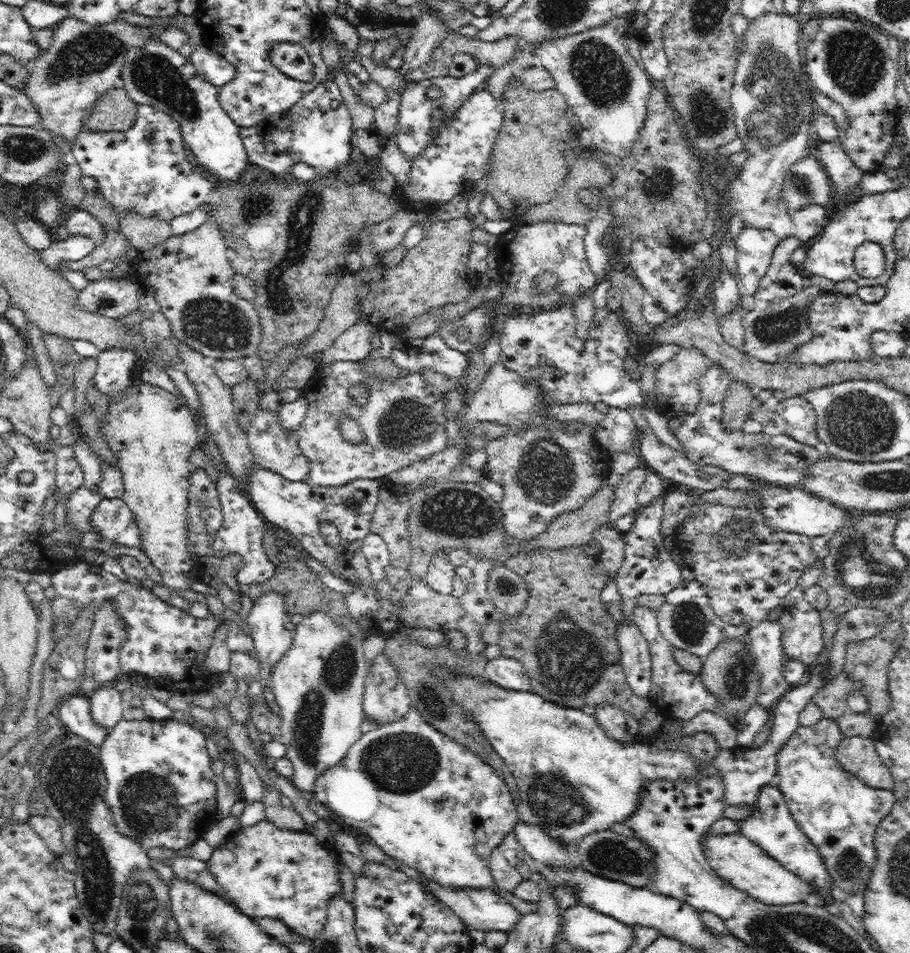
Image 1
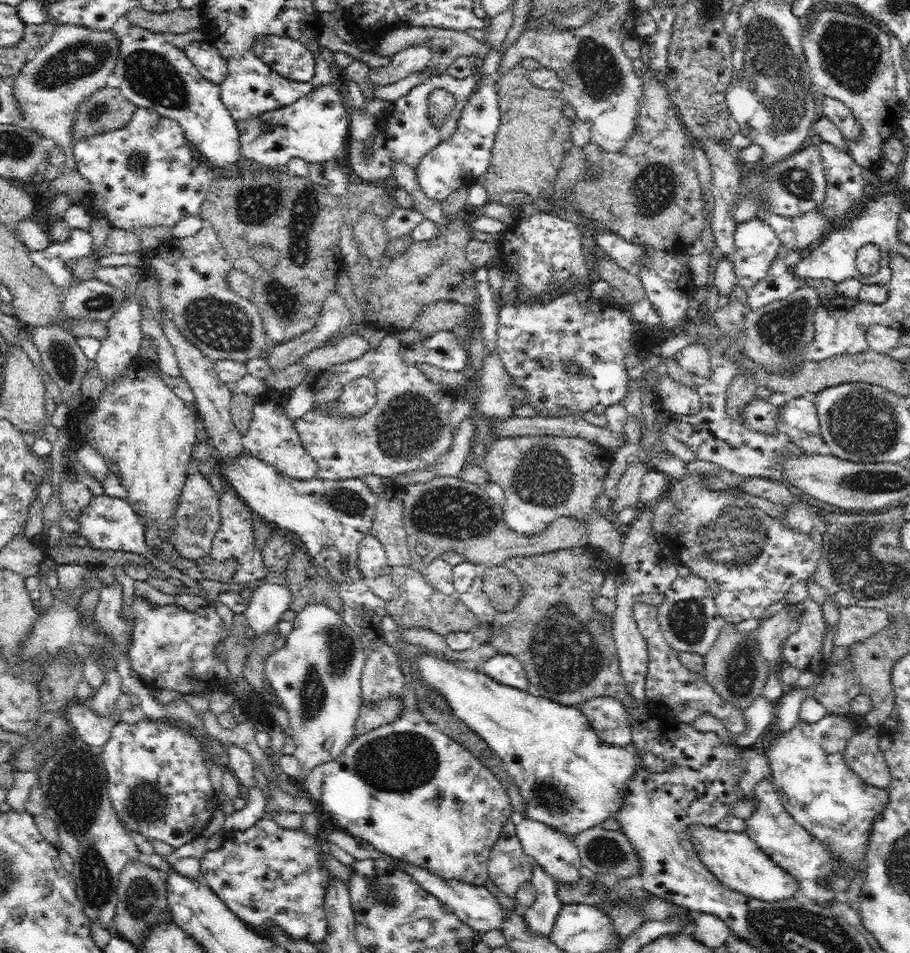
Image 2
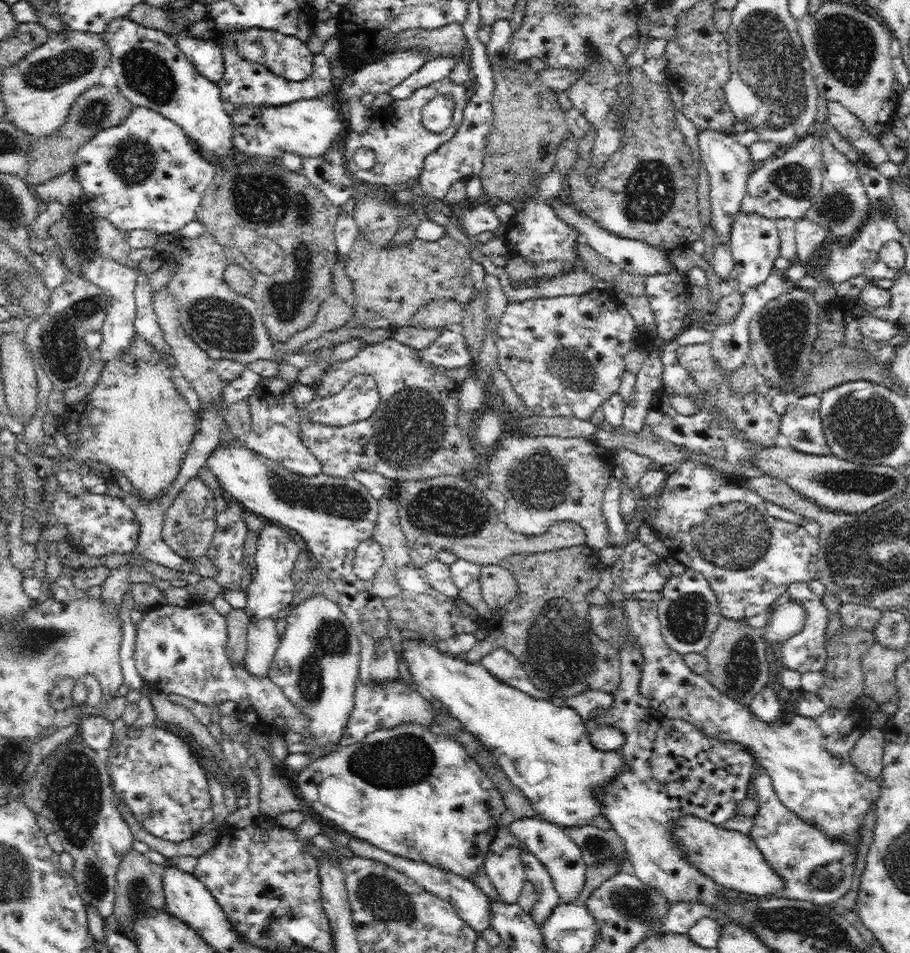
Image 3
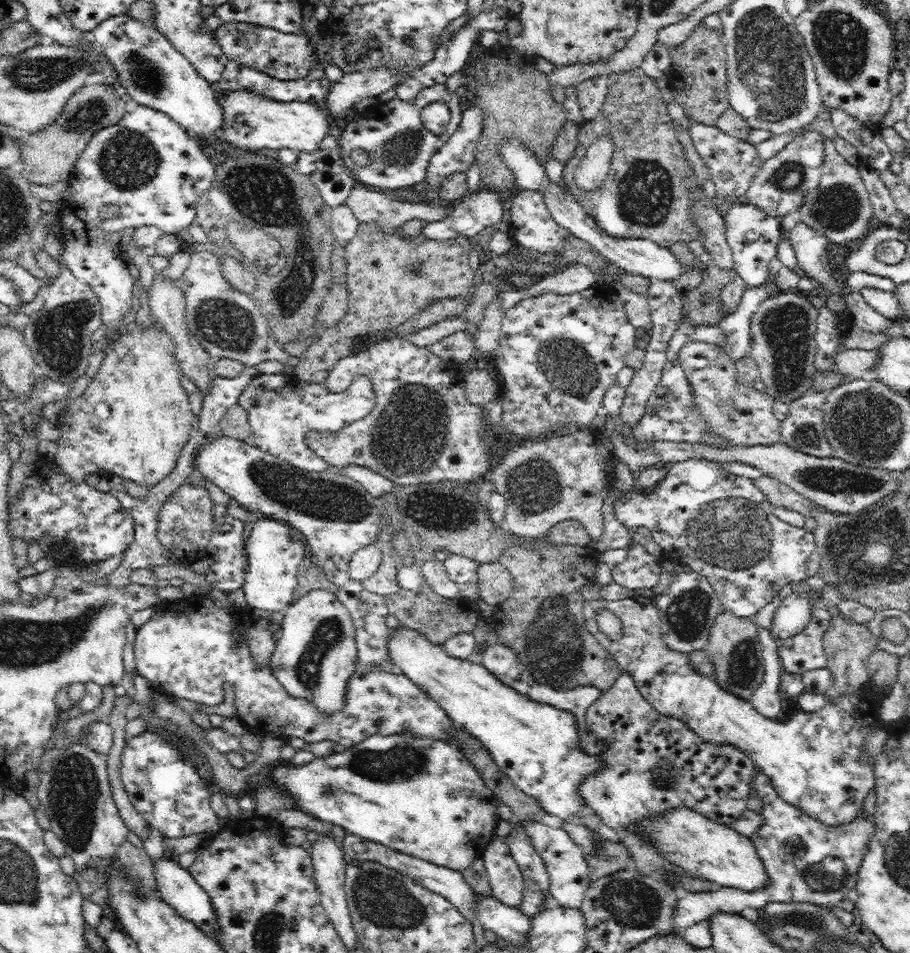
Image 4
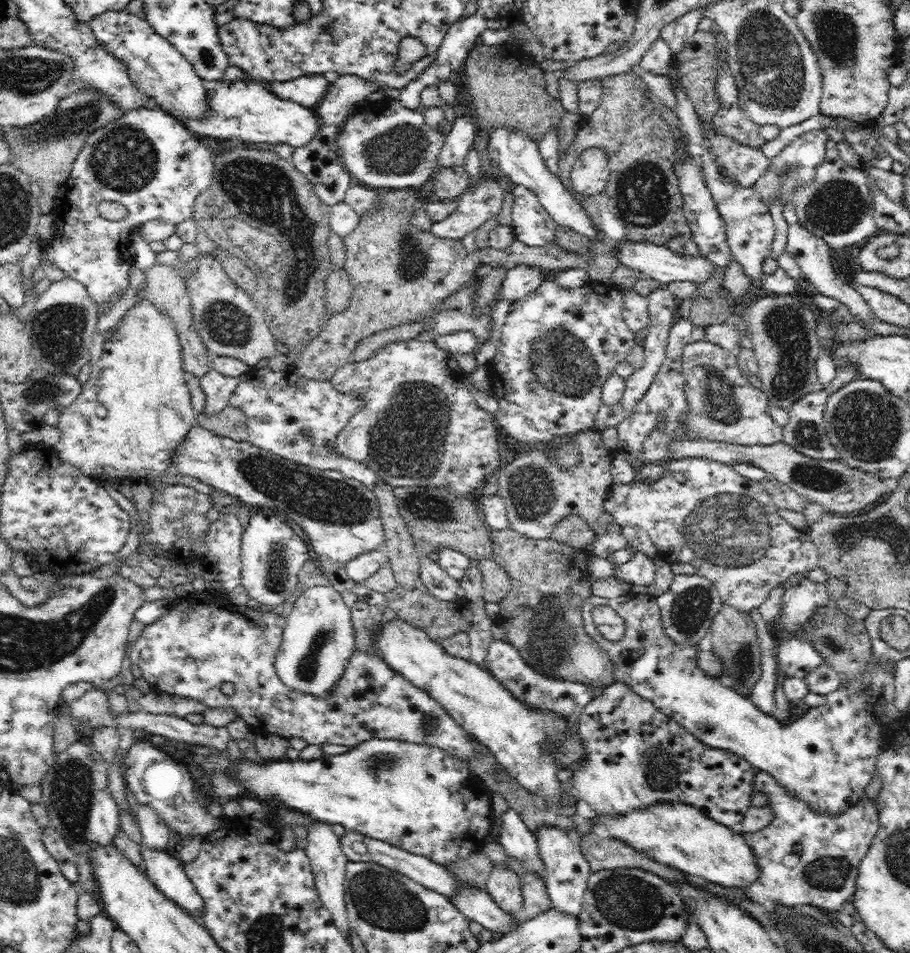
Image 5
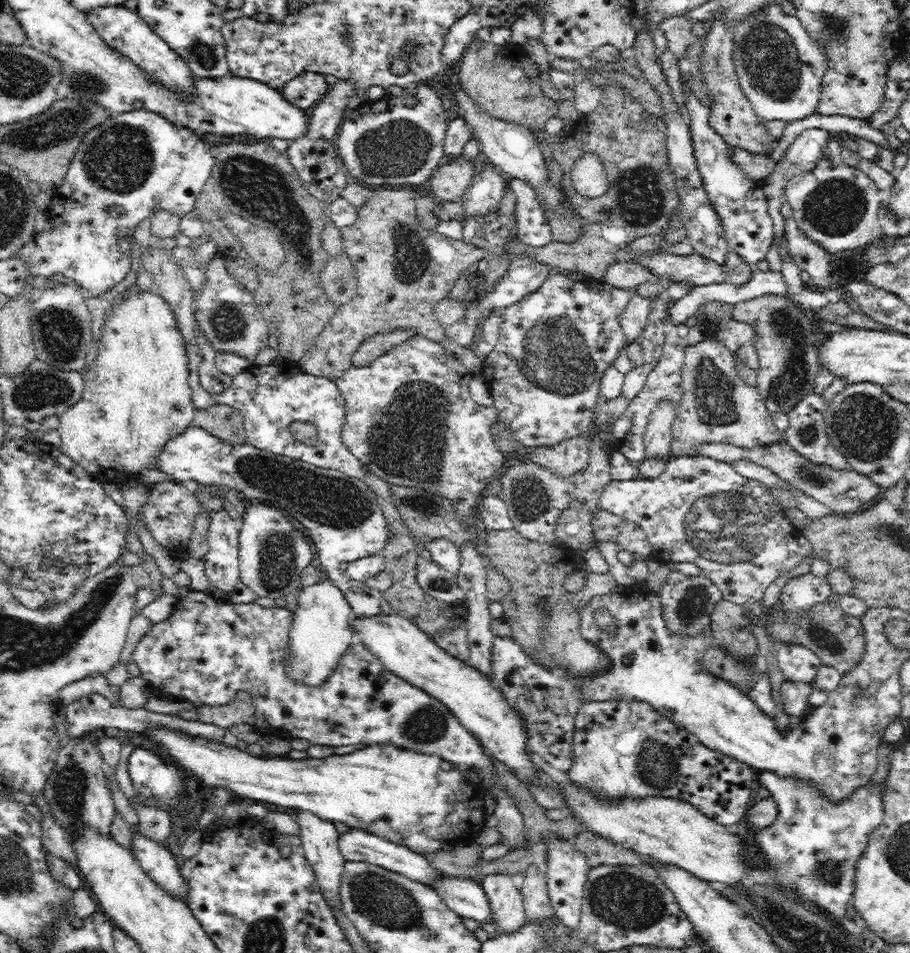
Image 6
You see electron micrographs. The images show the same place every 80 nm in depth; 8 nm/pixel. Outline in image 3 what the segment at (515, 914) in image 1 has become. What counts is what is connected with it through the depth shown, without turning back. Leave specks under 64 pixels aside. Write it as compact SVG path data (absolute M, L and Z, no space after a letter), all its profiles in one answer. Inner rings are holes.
M350 836L349 849L352 850L354 856L360 858L370 858L382 862L392 869L399 871L408 878L412 878L418 885L422 886L427 892L442 898L449 902L456 913L466 922L476 933L482 933L484 930L491 928L491 919L493 918L490 906L491 899L470 879L464 879L459 875L448 873L448 870L438 869L421 861L414 861L403 858L390 852L386 852L378 846L374 846L365 840L356 836Z

